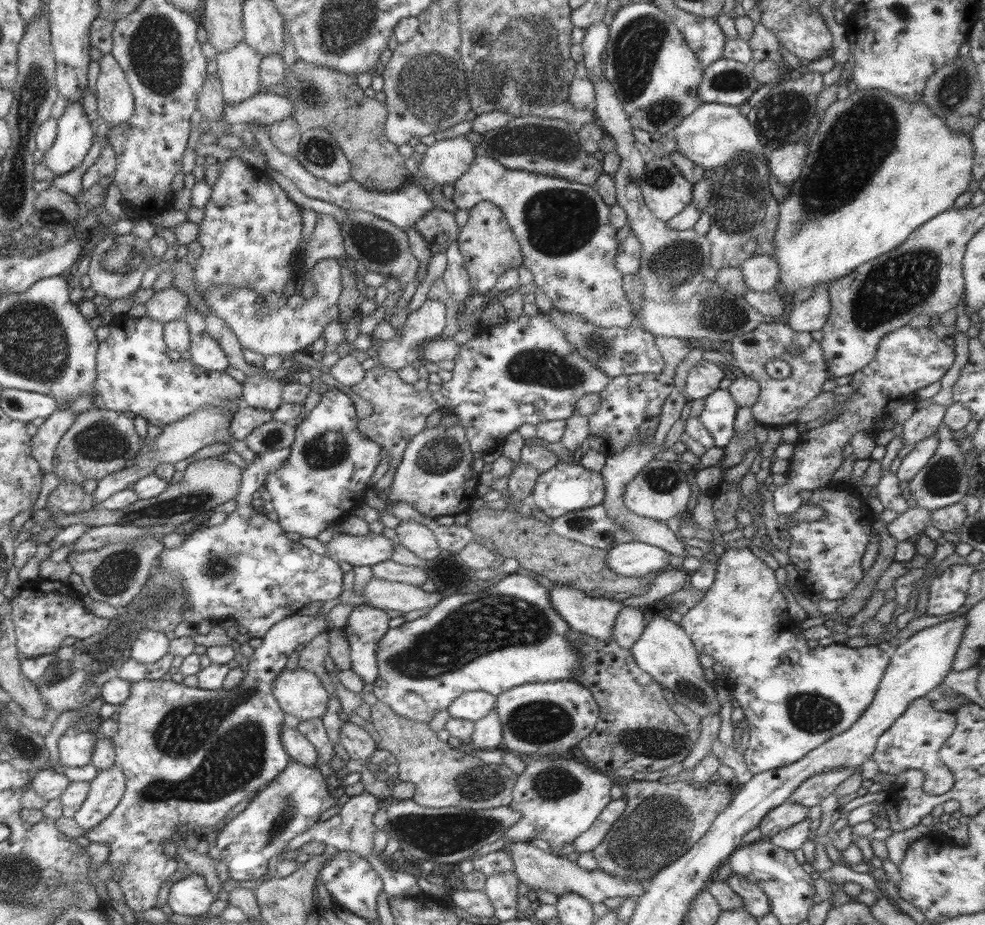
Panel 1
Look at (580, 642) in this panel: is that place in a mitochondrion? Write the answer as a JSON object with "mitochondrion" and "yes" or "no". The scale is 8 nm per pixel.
{"mitochondrion":"yes"}

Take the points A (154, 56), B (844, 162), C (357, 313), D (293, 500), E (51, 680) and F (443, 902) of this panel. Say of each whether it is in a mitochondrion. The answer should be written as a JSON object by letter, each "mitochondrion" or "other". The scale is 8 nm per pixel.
{"A":"mitochondrion","B":"mitochondrion","C":"other","D":"other","E":"mitochondrion","F":"other"}

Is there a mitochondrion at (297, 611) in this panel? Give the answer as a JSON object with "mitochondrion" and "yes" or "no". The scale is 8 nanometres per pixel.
{"mitochondrion":"no"}

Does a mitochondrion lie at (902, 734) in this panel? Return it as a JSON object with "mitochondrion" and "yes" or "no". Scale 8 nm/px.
{"mitochondrion":"no"}

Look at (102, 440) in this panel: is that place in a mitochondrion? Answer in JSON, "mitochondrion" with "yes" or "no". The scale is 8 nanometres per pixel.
{"mitochondrion":"yes"}

